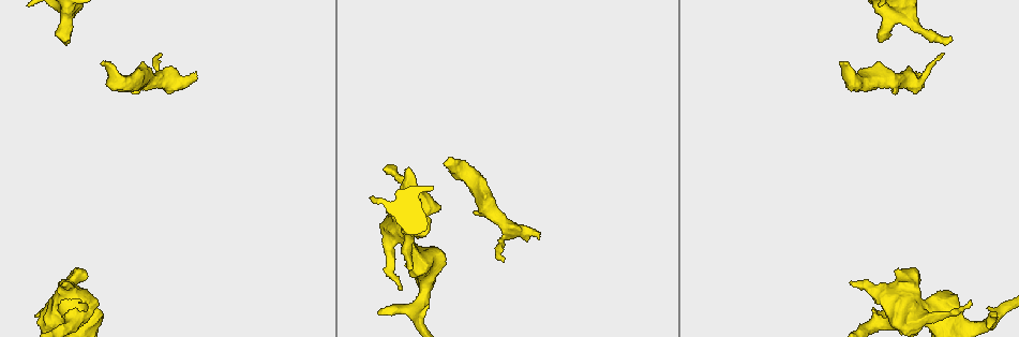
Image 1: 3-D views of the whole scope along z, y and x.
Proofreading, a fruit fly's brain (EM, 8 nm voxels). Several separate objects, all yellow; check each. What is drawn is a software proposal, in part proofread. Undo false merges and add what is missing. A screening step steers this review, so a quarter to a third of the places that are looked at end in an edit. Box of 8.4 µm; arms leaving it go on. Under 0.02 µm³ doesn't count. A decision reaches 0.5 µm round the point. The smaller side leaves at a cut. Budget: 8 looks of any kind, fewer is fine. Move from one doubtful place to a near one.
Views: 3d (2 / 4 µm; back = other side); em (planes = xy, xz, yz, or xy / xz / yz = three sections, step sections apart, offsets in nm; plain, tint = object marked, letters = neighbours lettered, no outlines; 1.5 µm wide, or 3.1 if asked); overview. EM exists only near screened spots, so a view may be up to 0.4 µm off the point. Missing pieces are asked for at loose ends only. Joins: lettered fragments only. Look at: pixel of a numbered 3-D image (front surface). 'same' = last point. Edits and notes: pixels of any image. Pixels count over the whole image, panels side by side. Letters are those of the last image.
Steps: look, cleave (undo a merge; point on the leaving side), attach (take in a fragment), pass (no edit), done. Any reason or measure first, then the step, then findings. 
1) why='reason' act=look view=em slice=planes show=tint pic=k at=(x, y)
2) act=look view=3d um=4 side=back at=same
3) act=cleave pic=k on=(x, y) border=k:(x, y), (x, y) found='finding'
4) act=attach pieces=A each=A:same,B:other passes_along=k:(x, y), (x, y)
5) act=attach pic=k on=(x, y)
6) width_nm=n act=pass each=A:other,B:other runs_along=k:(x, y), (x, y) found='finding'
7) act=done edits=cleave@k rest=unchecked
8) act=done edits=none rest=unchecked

why='branch stops here' act=look view=em um=3.1 slice=planes show=tint pic=1 at=(948, 37)

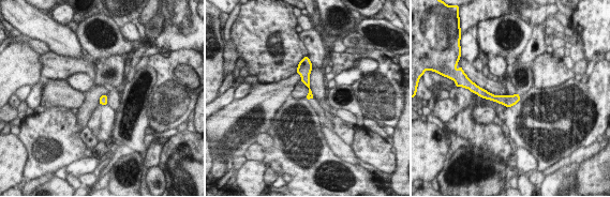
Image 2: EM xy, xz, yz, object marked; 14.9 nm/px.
act=look view=em um=3.1 slice=planes show=letters at=same

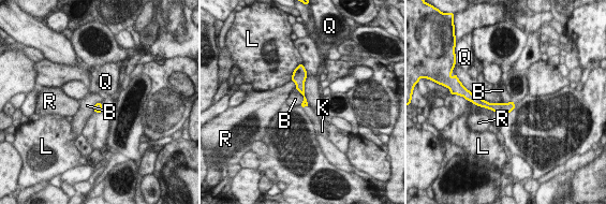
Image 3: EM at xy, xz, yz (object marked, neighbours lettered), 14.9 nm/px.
longest_contact=B:300nm act=attach pieces=K each=B:other,K:same,L:other,Q:other,R:other found='it goes on there'

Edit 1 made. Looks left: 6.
why='stops while still wide' act=look view=3d um=2 pic=1 at=(450, 158)

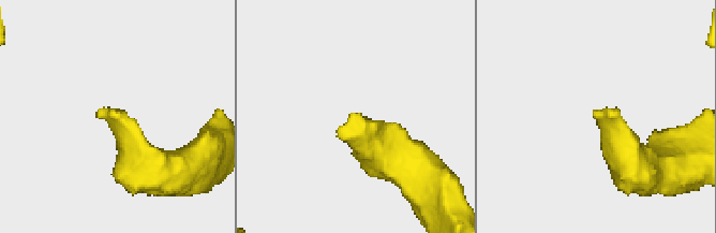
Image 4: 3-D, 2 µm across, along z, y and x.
act=look view=em slice=planes show=letters pic=4 at=(113, 110)

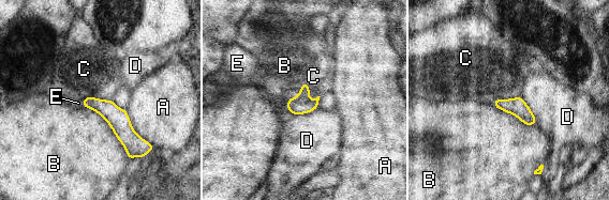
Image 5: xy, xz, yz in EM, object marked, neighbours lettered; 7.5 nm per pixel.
longest_contact=B:550nm act=attach pieces=E each=A:other,B:other,C:other,D:other,E:same found='the neuron continues'

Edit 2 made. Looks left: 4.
why='free end' act=look view=em slice=planes show=letters pic=1 at=(36, 315)

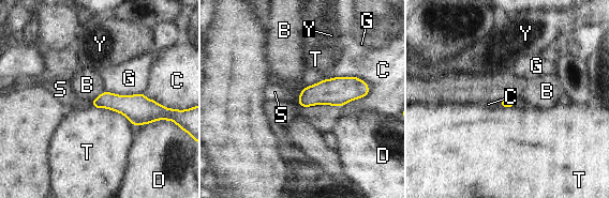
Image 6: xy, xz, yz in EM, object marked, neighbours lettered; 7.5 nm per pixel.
act=attach pieces=S each=B:other,C:other,D:other,G:other,S:same,T:other,Y:other found='it goes on there'

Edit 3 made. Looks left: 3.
act=done edits=attach@3,attach@5,attach@6 rest=unchecked

